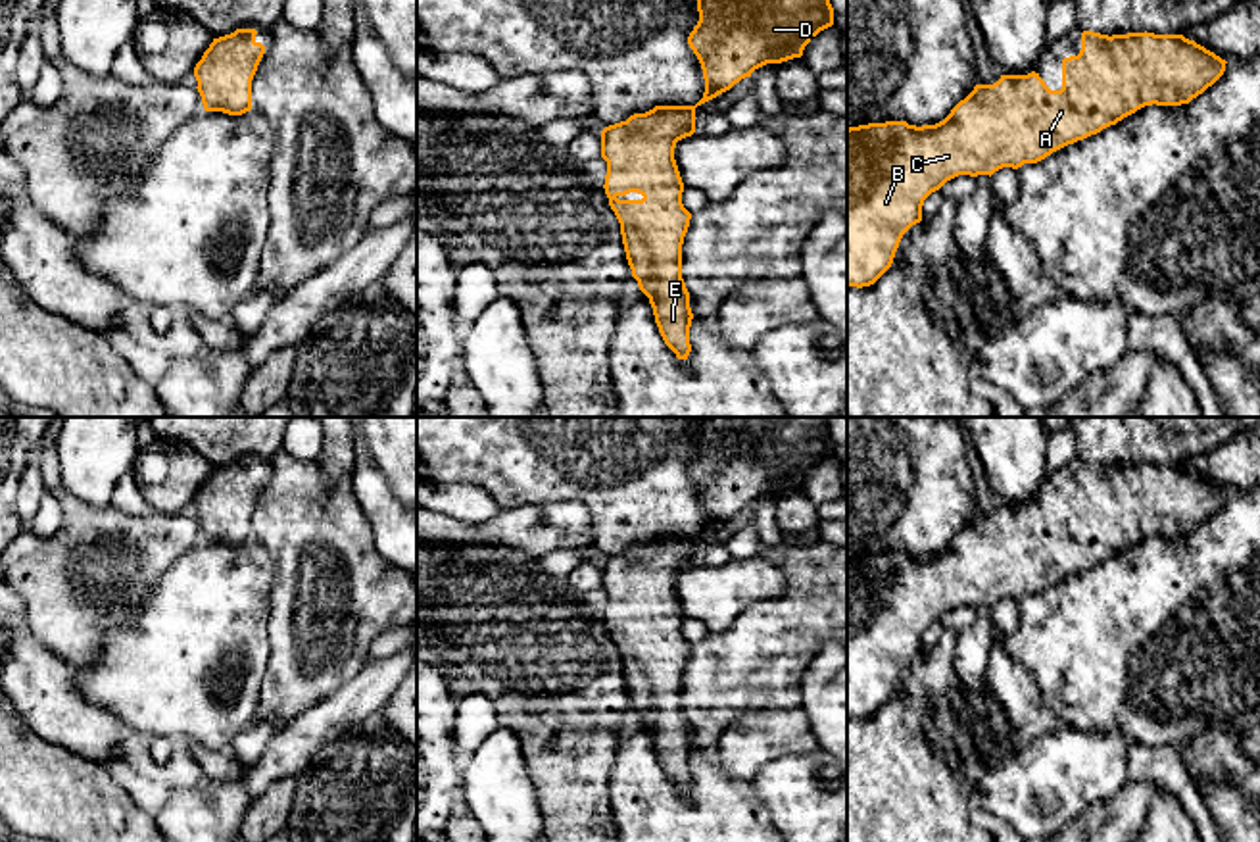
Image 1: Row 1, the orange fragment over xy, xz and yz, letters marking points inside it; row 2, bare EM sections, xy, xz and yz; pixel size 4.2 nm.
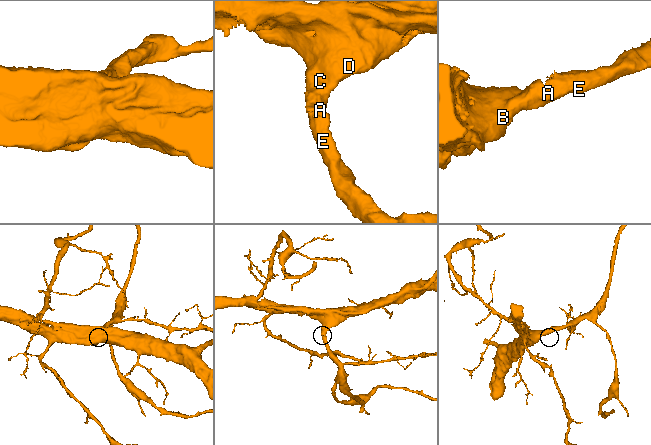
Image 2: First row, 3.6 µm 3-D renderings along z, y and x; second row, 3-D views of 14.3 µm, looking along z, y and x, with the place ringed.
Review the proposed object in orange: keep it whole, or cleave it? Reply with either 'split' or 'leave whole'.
leave whole

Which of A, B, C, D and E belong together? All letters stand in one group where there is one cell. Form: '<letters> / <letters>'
A B C D E

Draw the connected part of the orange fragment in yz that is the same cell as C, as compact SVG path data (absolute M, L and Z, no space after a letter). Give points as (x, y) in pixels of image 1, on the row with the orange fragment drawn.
M1081 33L1078 56L1062 60L1062 88L1051 90L1039 73L1001 75L993 85L976 85L951 113L935 125L907 121L868 123L847 129L847 286L874 285L893 263L903 235L922 221L924 200L958 175L993 175L1003 167L1037 163L1053 152L1083 140L1145 106L1181 106L1202 94L1225 71L1225 60L1183 35L1101 35Z

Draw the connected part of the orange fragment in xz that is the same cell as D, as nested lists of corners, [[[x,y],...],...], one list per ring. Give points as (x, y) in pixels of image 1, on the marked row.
[[[697,0],[699,21],[688,37],[697,56],[705,92],[695,106],[655,106],[601,131],[601,158],[607,161],[605,194],[620,223],[632,277],[649,298],[665,344],[678,359],[691,352],[690,292],[682,279],[682,244],[691,213],[682,204],[684,183],[674,160],[676,142],[695,133],[695,108],[730,90],[766,63],[801,58],[820,31],[834,25],[830,0]]]

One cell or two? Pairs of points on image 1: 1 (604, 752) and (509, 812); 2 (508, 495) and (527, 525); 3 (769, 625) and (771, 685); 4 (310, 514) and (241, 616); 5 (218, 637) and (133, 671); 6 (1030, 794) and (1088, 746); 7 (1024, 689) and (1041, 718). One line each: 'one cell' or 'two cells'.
1: two cells
2: two cells
3: one cell
4: two cells
5: one cell
6: one cell
7: one cell

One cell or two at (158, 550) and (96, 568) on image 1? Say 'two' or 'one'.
one

